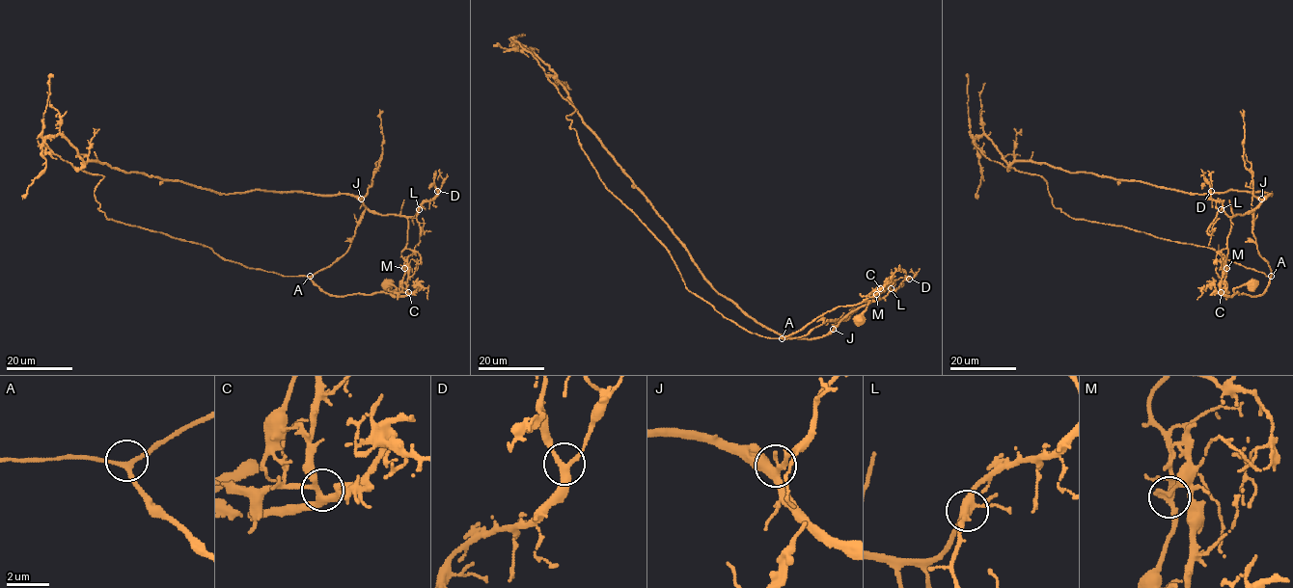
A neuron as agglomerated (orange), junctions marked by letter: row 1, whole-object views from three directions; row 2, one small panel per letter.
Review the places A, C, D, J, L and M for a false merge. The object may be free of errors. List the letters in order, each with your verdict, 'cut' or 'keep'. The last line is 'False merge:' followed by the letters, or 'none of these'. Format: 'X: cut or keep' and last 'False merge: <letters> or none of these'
A: keep
C: keep
D: keep
J: keep
L: keep
M: cut
False merge: M

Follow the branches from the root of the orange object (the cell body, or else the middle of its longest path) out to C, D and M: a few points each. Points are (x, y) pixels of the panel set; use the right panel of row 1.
C: (1252, 282), (1235, 287), (1230, 297), (1221, 292)
D: (1252, 282), (1235, 287), (1230, 297), (1224, 292), (1230, 218), (1221, 202), (1212, 199), (1211, 191)
M: (1252, 282), (1235, 287), (1234, 293), (1228, 297), (1224, 292), (1226, 269)

